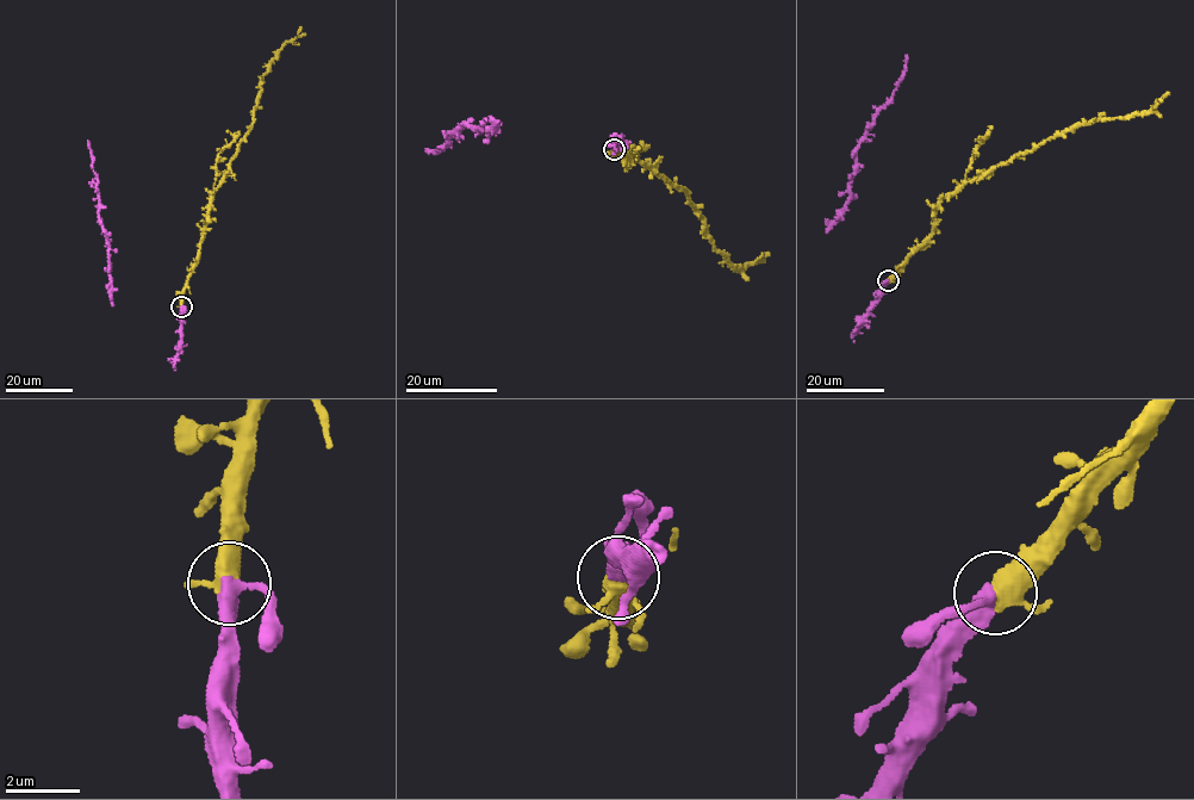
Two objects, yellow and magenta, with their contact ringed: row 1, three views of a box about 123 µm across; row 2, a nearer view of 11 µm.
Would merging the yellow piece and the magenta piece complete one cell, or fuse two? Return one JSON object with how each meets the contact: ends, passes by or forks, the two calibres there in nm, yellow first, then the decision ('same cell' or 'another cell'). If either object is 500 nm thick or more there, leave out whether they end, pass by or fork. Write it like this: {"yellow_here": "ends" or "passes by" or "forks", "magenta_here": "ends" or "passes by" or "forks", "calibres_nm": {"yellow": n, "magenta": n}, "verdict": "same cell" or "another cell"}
{"yellow_here": "passes by", "magenta_here": "passes by", "calibres_nm": {"yellow": 460, "magenta": 360}, "verdict": "same cell"}

